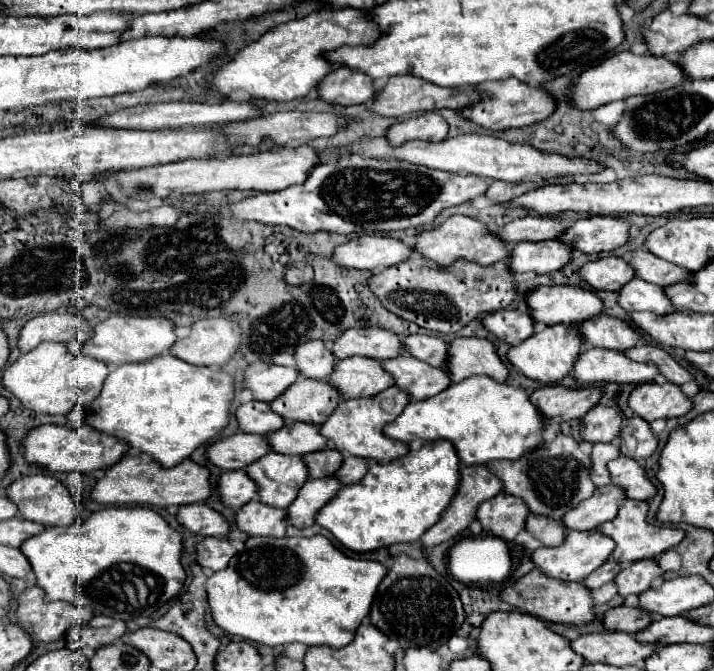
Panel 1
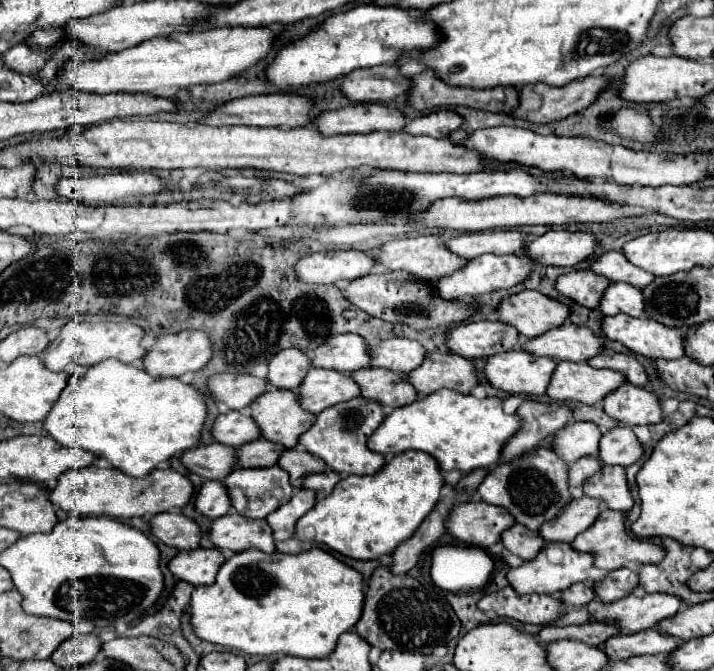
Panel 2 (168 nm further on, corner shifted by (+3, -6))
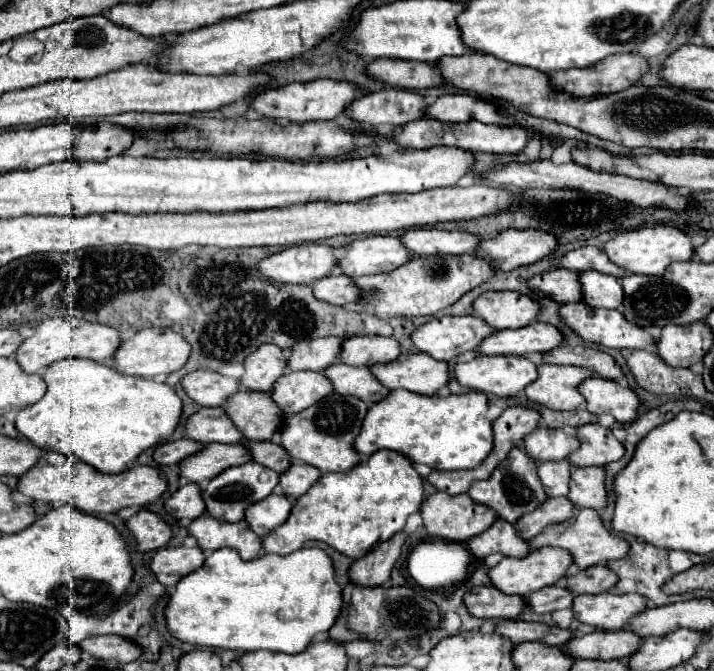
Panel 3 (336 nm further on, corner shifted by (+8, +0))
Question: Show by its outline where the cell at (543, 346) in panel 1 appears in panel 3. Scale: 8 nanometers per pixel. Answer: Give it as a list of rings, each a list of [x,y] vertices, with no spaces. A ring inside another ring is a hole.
[[[477,356],[455,366],[463,388],[495,396],[515,396],[537,378],[537,366],[523,356]]]

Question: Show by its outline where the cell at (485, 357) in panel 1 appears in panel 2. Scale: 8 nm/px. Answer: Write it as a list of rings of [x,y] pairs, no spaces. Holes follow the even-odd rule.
[[[428,354],[420,368],[408,374],[410,384],[420,396],[432,394],[442,388],[452,388],[470,394],[478,384],[478,370],[472,360],[458,354]]]

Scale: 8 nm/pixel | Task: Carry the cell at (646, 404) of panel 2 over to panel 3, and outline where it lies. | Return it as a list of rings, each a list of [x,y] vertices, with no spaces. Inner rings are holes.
[[[593,376],[593,378],[583,380],[577,386],[577,390],[583,394],[587,402],[587,410],[591,414],[607,412],[621,424],[633,422],[637,418],[637,408],[641,404],[637,394],[615,380]]]

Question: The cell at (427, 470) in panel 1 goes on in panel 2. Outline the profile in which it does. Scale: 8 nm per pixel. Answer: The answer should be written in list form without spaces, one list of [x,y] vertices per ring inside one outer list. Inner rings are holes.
[[[402,452],[402,456],[394,456],[372,476],[342,478],[326,498],[316,502],[316,508],[298,520],[296,538],[326,544],[356,560],[390,556],[432,512],[440,500],[442,486],[444,478],[432,456],[426,456],[426,452]]]

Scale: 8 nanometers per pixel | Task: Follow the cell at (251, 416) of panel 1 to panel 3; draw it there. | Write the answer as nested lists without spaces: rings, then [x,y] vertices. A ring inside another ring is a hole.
[[[199,408],[187,418],[185,438],[201,444],[237,444],[241,440],[241,432],[229,422],[223,408]]]

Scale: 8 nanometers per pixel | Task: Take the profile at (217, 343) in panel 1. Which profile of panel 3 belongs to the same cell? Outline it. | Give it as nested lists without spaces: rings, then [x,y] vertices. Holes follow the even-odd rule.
[[[147,328],[147,330],[139,330],[133,338],[121,340],[111,360],[111,368],[115,368],[119,374],[129,374],[139,378],[157,378],[161,374],[171,374],[179,370],[187,362],[189,354],[191,354],[191,346],[181,334],[169,328]]]

